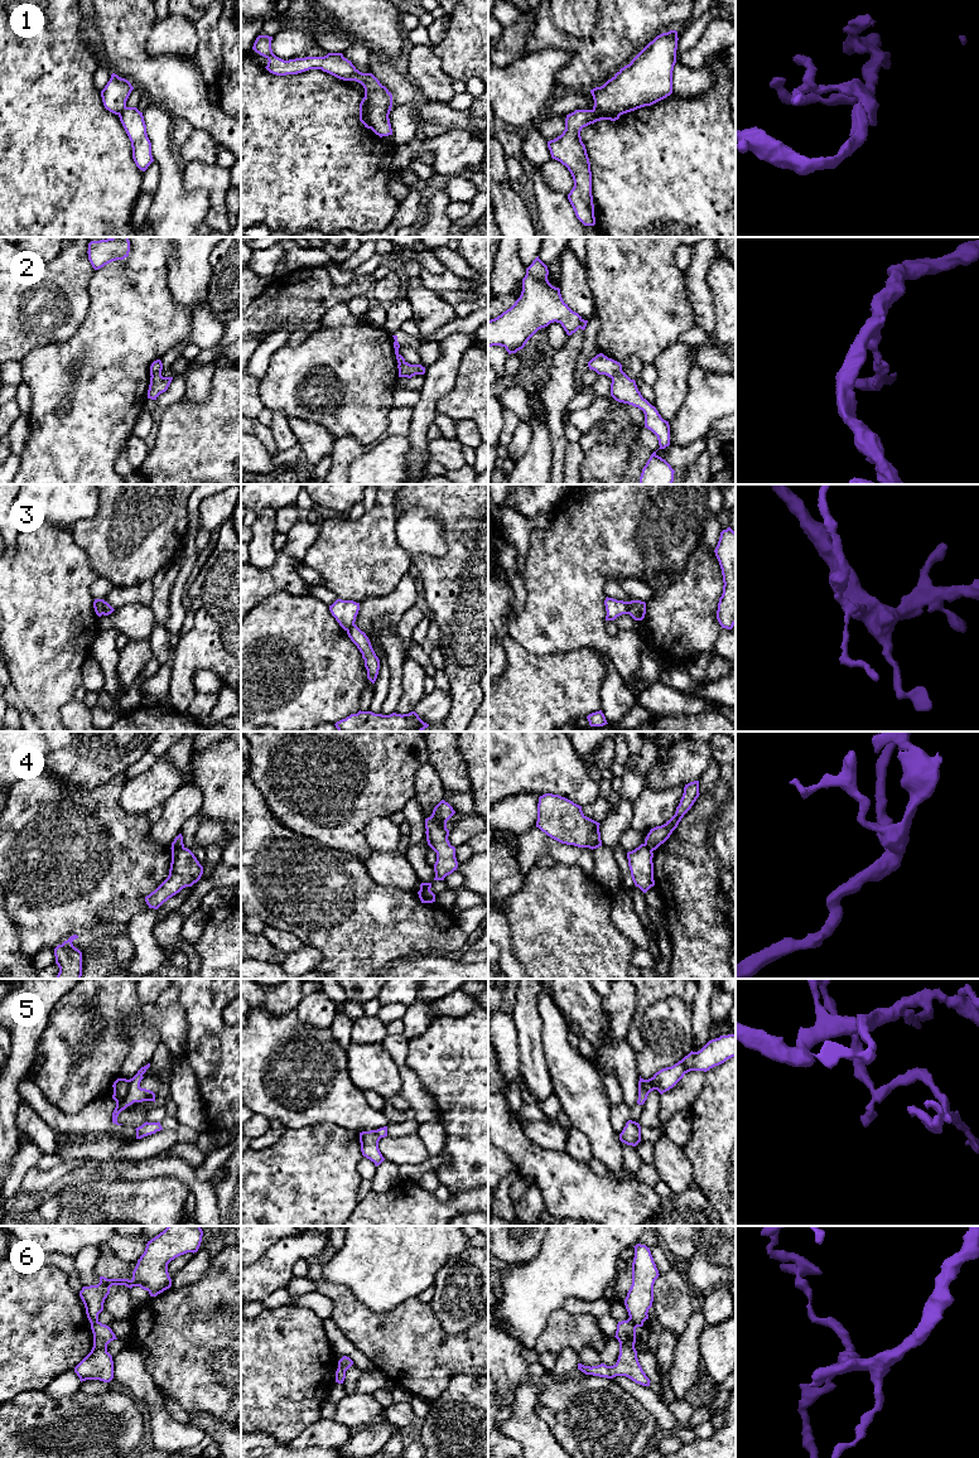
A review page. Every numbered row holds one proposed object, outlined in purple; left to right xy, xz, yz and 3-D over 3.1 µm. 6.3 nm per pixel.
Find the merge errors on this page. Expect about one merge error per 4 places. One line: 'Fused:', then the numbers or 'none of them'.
Fused: 1, 2, 3, 4, 5, 6

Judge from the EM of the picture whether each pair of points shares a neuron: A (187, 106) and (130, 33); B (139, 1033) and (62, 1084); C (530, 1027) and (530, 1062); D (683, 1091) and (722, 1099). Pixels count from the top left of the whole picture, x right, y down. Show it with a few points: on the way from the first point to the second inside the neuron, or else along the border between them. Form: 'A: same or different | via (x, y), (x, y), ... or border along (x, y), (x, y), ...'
A: same | via (169, 88), (131, 51)
B: different | border along (154, 1026), (125, 1022), (130, 1048), (120, 1066)
C: same | via (530, 1036), (530, 1053)
D: different | border along (705, 1072), (702, 1089), (688, 1109)

